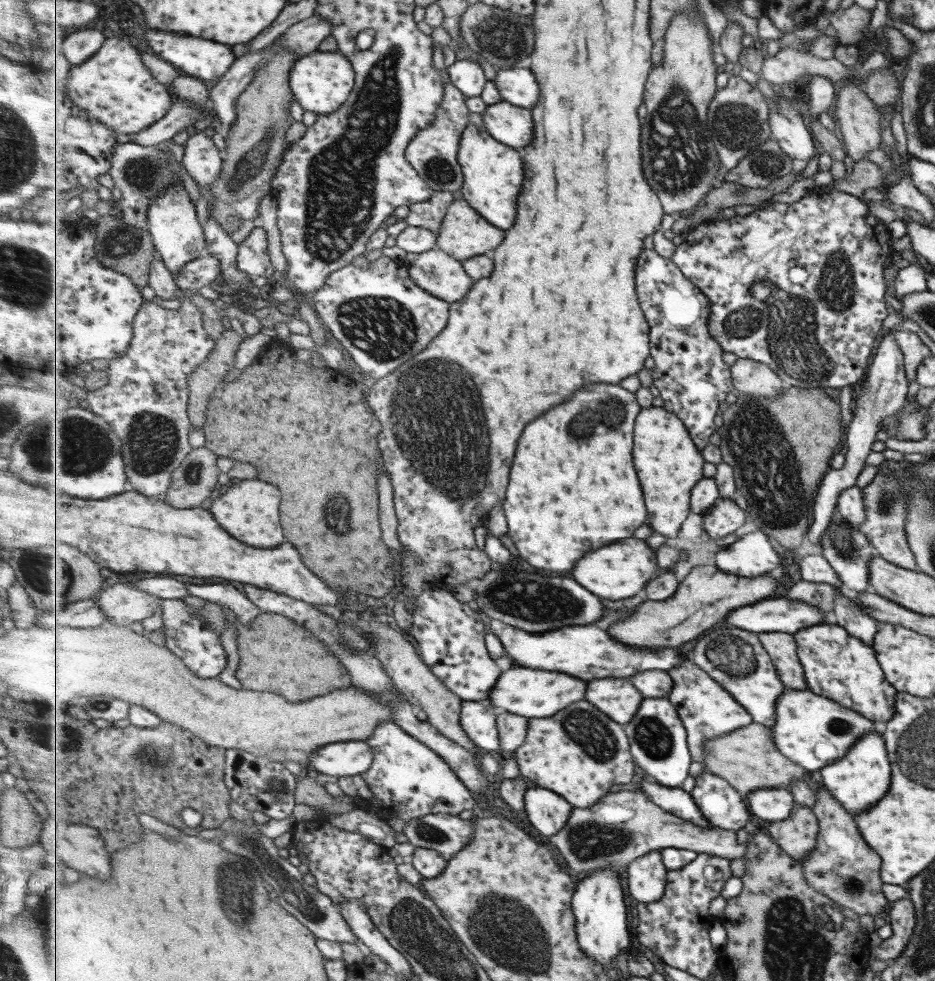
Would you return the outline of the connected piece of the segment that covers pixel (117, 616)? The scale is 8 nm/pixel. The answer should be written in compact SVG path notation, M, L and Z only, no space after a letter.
M126 583L107 587L96 599L110 623L125 627L149 619L164 601Z

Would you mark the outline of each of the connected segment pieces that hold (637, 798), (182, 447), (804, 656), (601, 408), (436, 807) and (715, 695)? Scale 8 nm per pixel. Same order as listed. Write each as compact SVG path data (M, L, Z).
M641 789L609 792L592 807L574 807L567 826L551 836L550 842L558 848L571 869L588 874L605 867L629 867L651 851L667 848L694 850L731 859L743 858L749 846L749 841L741 843L737 840L735 831L705 828L667 812Z
M144 301L134 322L134 337L128 351L110 362L108 383L95 391L75 392L91 411L103 416L112 424L120 436L124 461L128 471L128 484L131 490L145 496L162 498L173 482L173 473L184 463L193 450L189 442L192 420L188 413L191 400L190 376L209 358L216 347L216 340L209 336L203 326L203 338L199 330L183 330L179 309L167 309L155 302Z
M830 621L823 624L815 624L811 628L805 628L795 634L797 644L801 648L801 662L805 664L805 674L809 676L809 688L817 692L817 696L825 696L853 712L860 713L869 721L876 722L882 726L891 719L893 714L893 703L896 697L896 690L884 679L884 674L876 662L875 650L871 646L861 644L859 637L853 637L840 625L832 625Z
M589 384L573 400L565 400L565 404L559 404L553 412L545 412L545 416L525 428L511 472L511 486L503 502L507 535L515 540L519 556L537 568L565 574L587 552L631 538L645 524L649 512L633 464L633 430L642 409L636 394L620 385Z
M380 719L375 734L367 741L372 745L374 761L371 768L361 776L373 792L373 798L370 799L372 810L379 806L391 807L391 810L381 814L381 818L392 828L402 820L407 825L415 817L439 813L458 815L476 808L472 790L445 759L429 748L429 745L409 735L394 721L383 723Z
M691 660L681 664L681 668L673 668L671 676L675 680L675 688L673 688L673 694L669 696L669 699L677 707L680 718L684 721L689 748L692 752L693 764L690 774L693 778L697 778L707 772L706 764L704 764L707 752L704 752L704 748L707 746L708 740L721 738L723 735L732 735L733 732L740 731L741 728L749 727L754 724L753 715L720 681L709 676L708 672L701 670Z

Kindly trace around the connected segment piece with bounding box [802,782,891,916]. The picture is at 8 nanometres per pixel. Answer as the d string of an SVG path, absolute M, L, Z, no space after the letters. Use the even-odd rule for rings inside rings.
M823 783L818 784L814 795L812 807L817 820L820 821L820 834L815 850L802 862L808 883L823 896L828 896L836 904L848 908L859 916L879 915L891 904L882 895L883 882L880 876L877 876L881 864L879 856L861 840L855 828L856 822L851 820L848 811L829 794L828 788L825 788Z

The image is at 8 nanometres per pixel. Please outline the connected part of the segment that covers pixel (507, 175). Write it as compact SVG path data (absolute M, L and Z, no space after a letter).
M469 124L461 142L460 165L465 172L462 196L481 216L497 228L509 230L517 220L517 198L528 179L524 157L520 151L495 140L486 128Z

